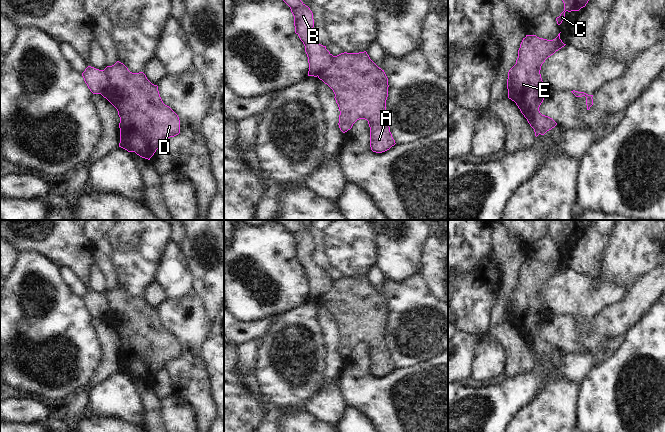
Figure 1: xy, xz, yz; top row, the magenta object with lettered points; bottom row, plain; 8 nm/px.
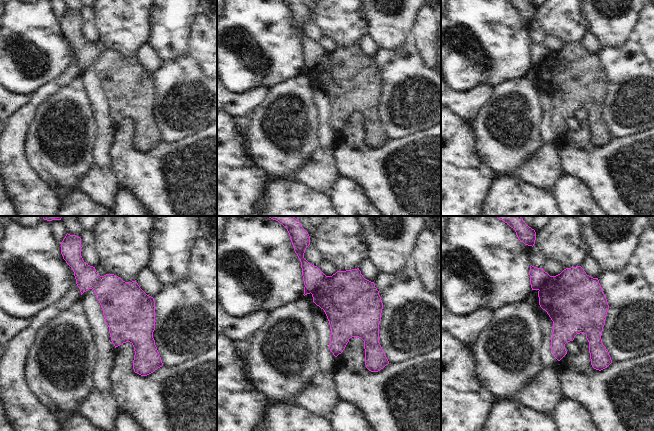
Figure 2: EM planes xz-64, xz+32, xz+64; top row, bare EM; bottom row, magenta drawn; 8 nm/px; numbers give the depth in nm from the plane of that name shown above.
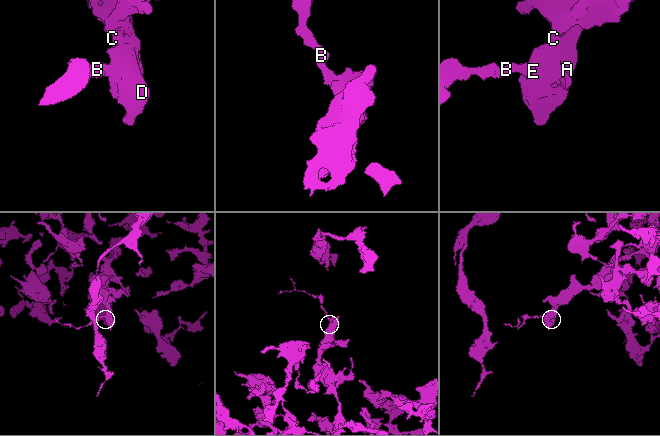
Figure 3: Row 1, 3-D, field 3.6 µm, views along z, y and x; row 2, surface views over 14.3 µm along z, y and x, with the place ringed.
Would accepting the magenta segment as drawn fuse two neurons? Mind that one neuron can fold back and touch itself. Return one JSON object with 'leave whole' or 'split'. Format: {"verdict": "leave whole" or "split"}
{"verdict": "split"}

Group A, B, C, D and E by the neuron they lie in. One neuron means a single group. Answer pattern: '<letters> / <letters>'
A C D E / B

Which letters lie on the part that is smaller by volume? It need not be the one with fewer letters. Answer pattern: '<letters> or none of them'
B

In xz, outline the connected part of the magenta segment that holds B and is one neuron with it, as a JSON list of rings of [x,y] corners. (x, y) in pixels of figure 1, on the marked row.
[[[283,0],[291,9],[294,16],[295,33],[305,46],[308,57],[308,76],[317,77],[331,63],[333,55],[323,46],[315,41],[312,36],[314,27],[313,13],[301,0]]]

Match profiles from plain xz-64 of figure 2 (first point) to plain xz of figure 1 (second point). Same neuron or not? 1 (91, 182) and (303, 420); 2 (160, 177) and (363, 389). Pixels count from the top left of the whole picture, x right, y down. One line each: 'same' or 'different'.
1: different
2: same

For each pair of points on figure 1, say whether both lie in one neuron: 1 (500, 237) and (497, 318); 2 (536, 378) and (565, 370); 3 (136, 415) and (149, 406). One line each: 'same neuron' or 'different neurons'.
1: same neuron
2: same neuron
3: different neurons

